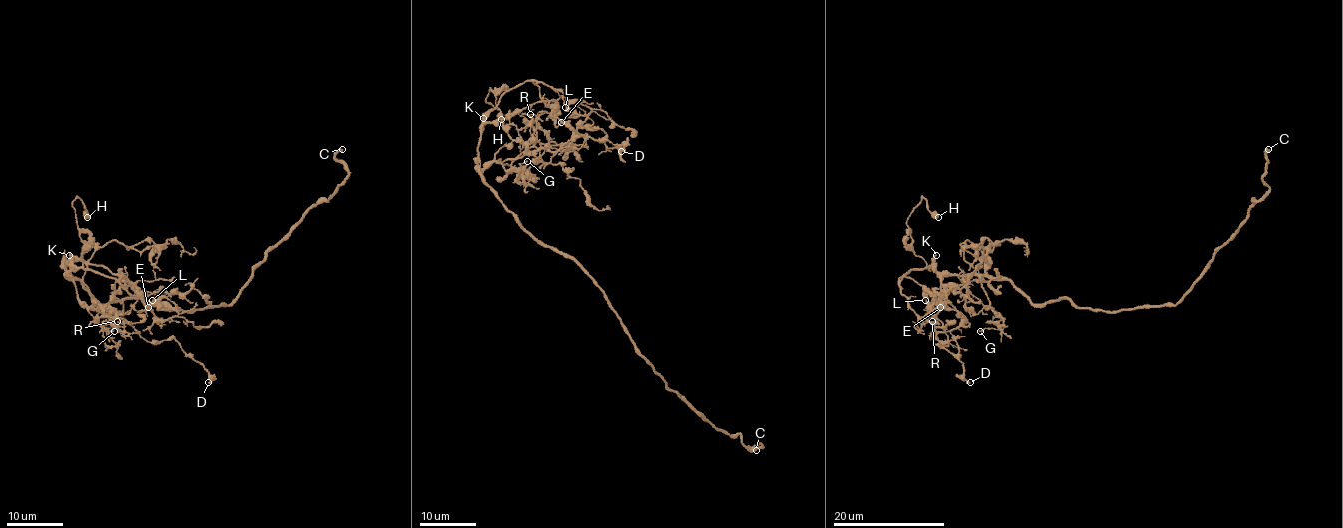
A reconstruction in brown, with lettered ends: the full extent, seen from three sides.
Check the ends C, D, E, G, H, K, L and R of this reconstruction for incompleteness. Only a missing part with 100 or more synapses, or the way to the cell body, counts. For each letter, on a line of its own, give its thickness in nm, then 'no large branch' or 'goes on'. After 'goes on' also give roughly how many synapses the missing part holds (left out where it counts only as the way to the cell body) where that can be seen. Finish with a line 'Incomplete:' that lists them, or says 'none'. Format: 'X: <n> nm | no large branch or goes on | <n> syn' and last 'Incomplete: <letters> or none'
C: 360 nm | goes on | 650 syn
D: 400 nm | no large branch
E: 240 nm | no large branch
G: 190 nm | no large branch
H: 700 nm | no large branch
K: 340 nm | no large branch
L: 300 nm | no large branch
R: 80 nm | no large branch
Incomplete: C

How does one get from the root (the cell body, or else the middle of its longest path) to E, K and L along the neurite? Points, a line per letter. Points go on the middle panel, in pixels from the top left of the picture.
E: (550, 248), (484, 181), (477, 144), (483, 119), (526, 81), (539, 87), (554, 125), (561, 122)
K: (550, 248), (543, 247), (522, 226), (484, 181), (477, 150), (483, 118)
L: (550, 248), (484, 181), (477, 144), (484, 123), (543, 98), (564, 97), (590, 111), (576, 115), (565, 107)

